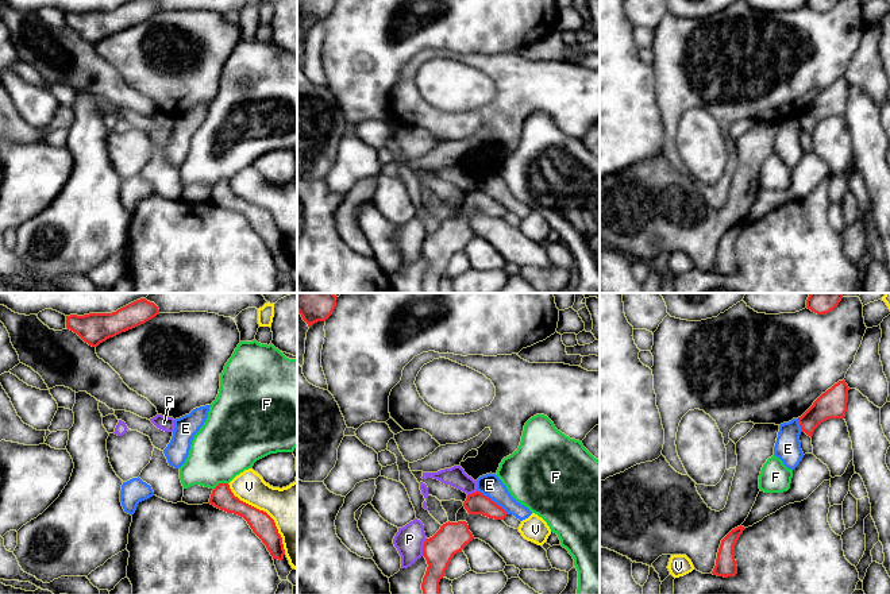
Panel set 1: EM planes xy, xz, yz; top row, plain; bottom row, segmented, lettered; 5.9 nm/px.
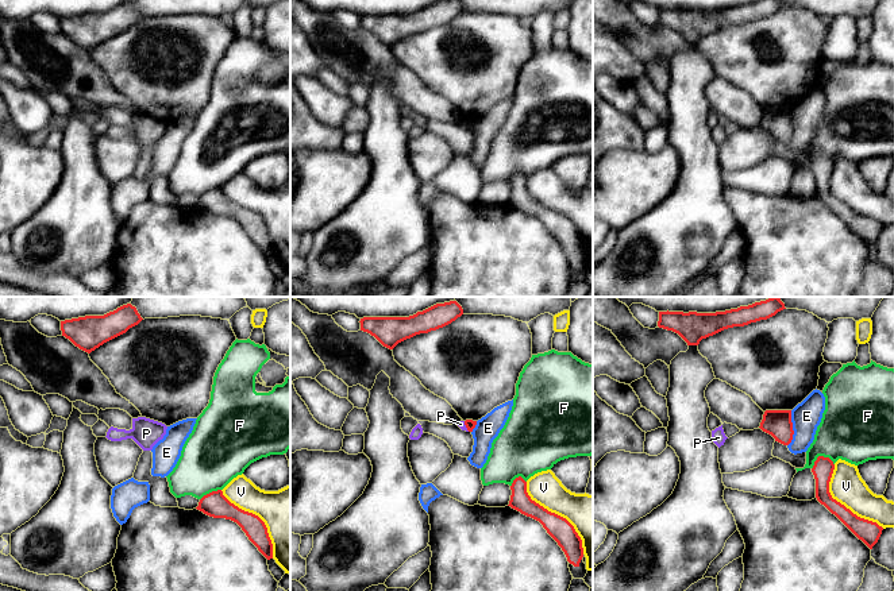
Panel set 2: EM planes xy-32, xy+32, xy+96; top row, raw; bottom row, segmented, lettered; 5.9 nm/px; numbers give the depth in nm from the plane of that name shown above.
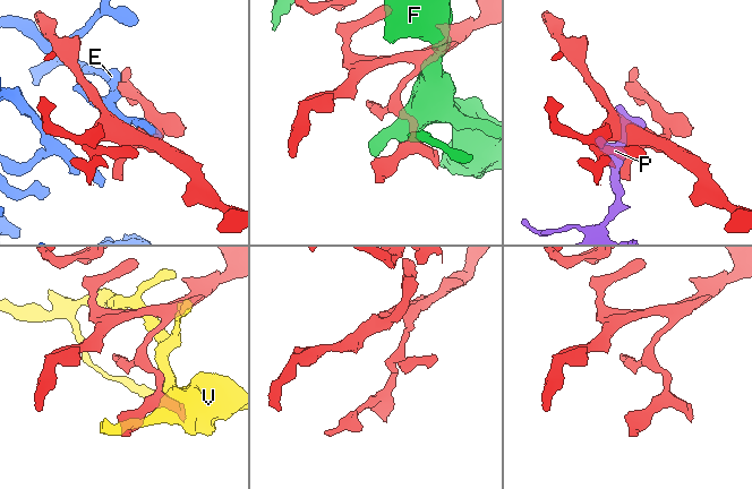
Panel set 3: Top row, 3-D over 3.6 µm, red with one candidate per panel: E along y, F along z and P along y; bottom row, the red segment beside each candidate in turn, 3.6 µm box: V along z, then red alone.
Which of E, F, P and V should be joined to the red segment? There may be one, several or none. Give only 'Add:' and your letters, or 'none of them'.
Add: none of them

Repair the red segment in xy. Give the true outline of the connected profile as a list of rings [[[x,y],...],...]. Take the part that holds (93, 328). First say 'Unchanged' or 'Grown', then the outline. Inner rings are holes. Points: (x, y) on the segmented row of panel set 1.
Unchanged. [[[140,298],[112,313],[66,316],[66,328],[77,333],[89,346],[97,347],[107,339],[145,324],[157,315],[159,315],[158,306],[146,298]]]

